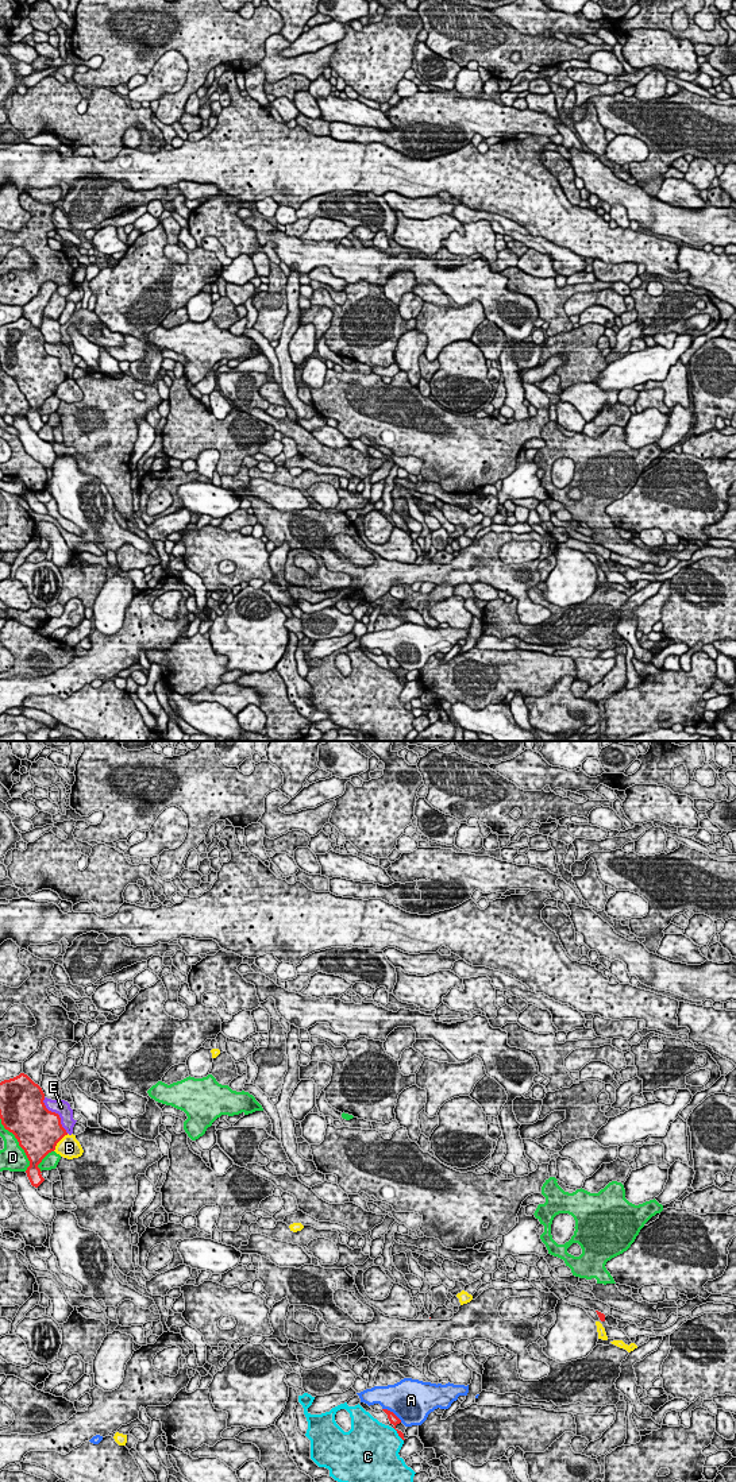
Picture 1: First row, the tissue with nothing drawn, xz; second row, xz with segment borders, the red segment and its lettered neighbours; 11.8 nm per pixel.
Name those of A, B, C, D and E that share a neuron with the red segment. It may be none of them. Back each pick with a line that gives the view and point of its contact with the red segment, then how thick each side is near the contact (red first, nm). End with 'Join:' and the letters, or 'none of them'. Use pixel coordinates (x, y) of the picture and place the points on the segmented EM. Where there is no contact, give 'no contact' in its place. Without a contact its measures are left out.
Join: none of them

